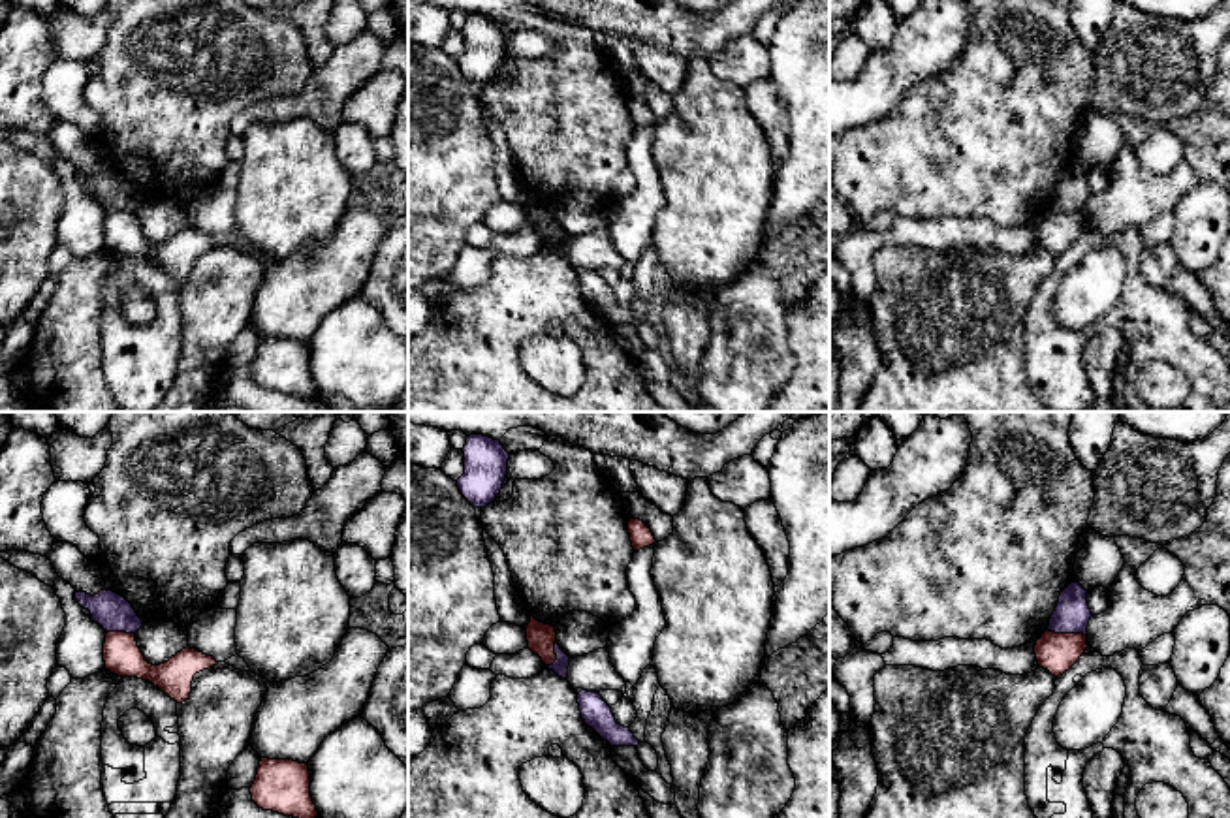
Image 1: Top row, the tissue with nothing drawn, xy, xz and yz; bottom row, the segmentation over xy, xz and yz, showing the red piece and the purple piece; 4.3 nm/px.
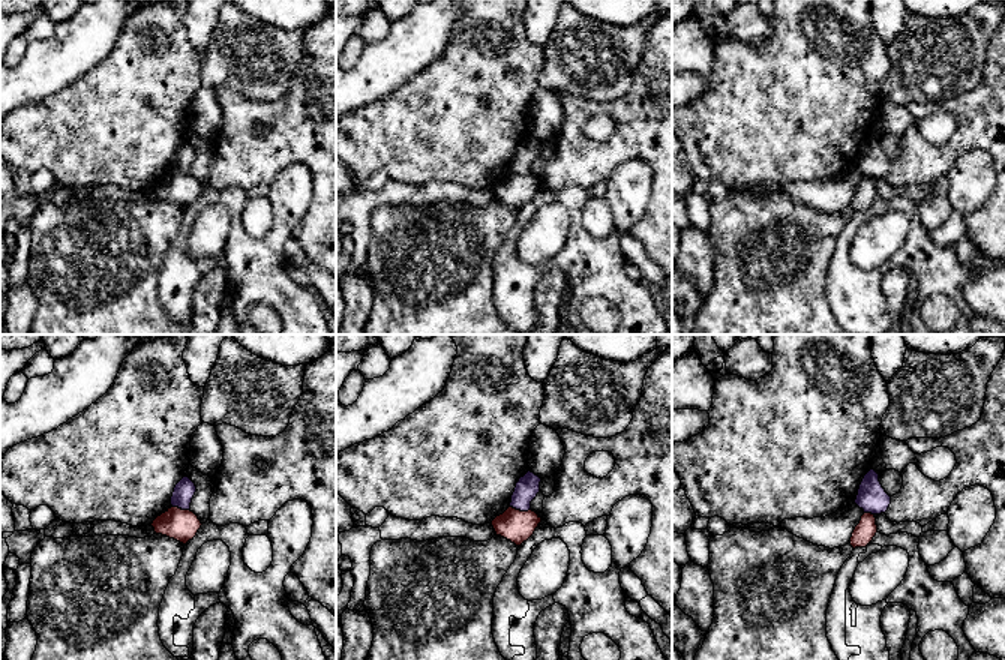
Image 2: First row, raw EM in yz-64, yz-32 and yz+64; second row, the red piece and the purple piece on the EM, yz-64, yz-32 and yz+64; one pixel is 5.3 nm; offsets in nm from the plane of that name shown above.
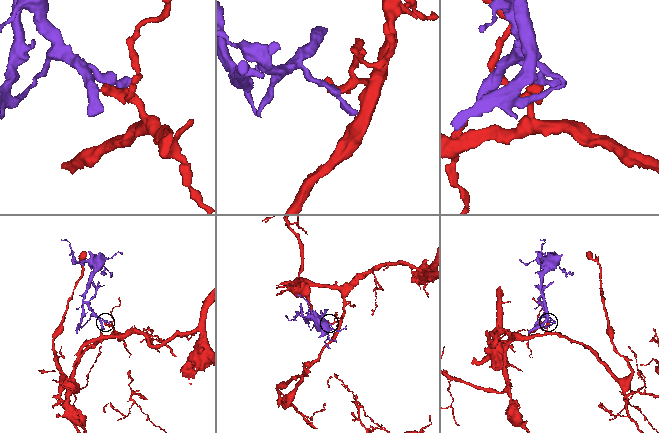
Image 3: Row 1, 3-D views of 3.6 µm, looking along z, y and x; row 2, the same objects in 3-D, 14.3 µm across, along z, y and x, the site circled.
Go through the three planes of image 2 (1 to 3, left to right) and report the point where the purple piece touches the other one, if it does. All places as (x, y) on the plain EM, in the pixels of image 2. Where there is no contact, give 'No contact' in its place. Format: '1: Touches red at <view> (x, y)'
1: Touches red at yz-64 (180, 173)
2: Touches red at yz-32 (519, 174)
3: Touches red at yz+64 (869, 177)

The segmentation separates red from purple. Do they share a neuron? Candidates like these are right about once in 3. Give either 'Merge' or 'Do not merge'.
Do not merge

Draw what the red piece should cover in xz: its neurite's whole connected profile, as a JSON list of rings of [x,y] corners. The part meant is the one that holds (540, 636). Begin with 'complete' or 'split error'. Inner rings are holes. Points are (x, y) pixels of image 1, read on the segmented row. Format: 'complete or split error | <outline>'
complete | [[[530,615],[530,622],[527,626],[527,641],[528,649],[542,658],[545,666],[551,666],[557,660],[555,641],[557,632],[555,626],[544,624]]]

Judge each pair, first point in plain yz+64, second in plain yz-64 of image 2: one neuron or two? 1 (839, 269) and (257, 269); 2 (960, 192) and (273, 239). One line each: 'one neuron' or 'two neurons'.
1: one neuron
2: one neuron

